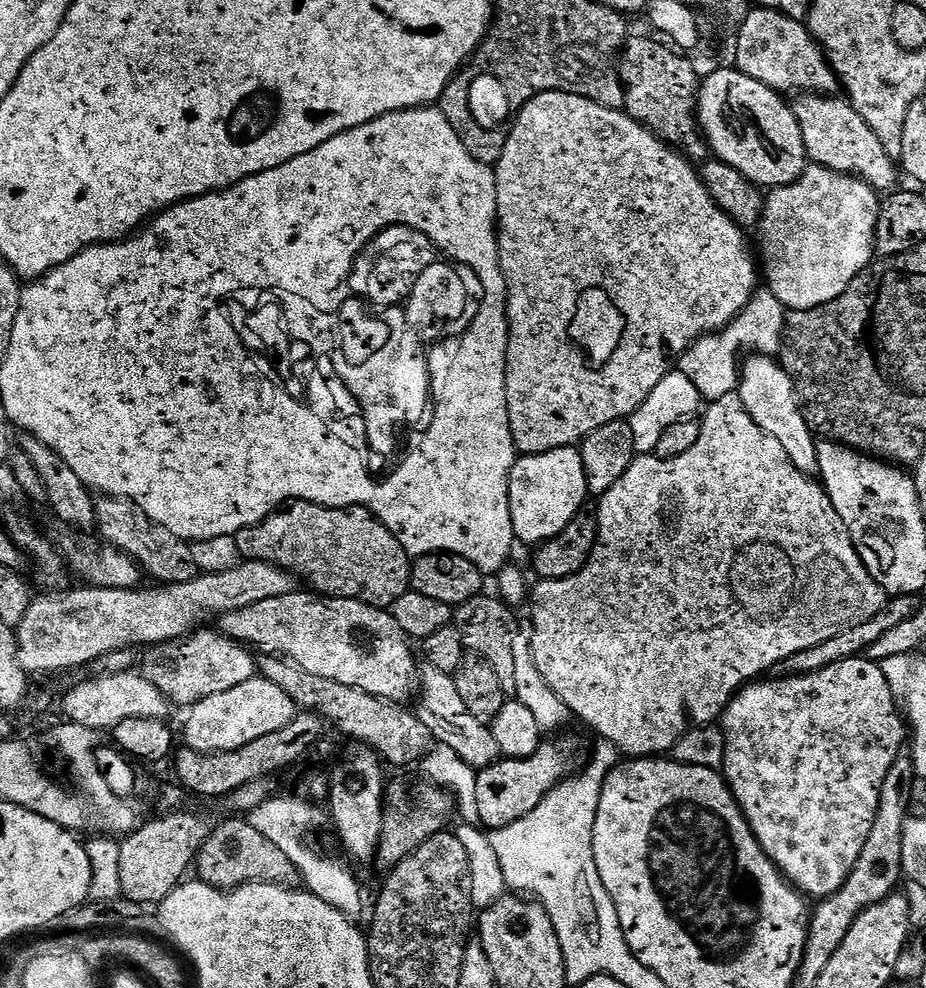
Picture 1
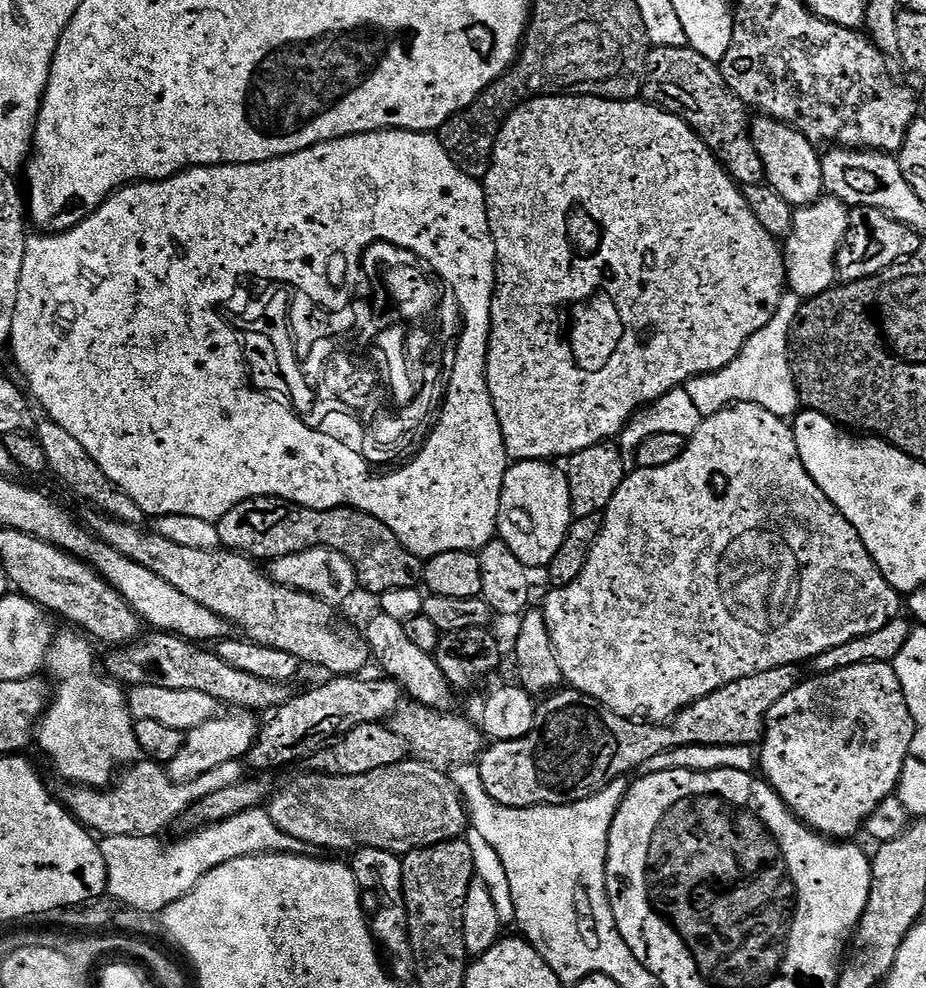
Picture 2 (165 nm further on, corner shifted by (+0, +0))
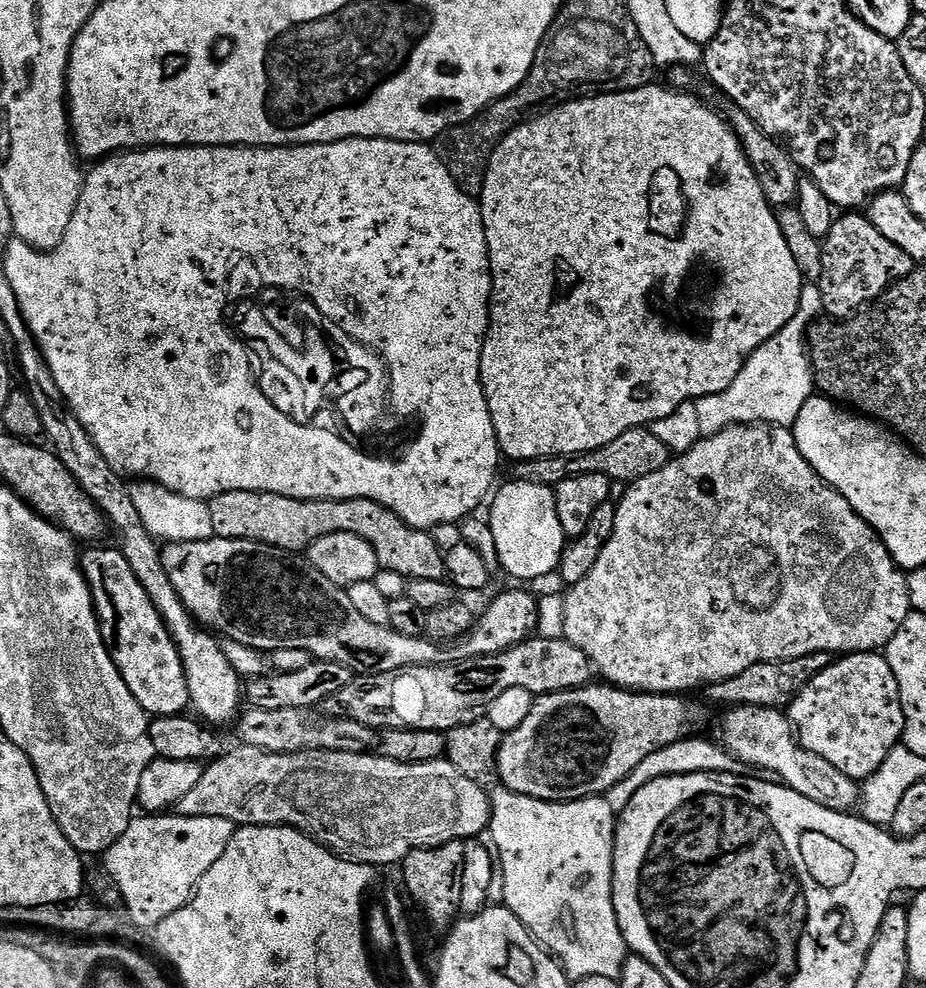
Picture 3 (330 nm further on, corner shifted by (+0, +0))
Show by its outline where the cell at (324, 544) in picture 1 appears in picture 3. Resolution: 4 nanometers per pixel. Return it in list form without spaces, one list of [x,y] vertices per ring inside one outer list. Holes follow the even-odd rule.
[[[234,490],[210,501],[216,535],[235,540],[253,540],[303,553],[326,534],[358,534],[366,538],[380,553],[380,563],[389,572],[407,576],[409,580],[442,580],[446,576],[446,552],[431,531],[411,528],[400,515],[373,500],[299,500],[273,492]]]

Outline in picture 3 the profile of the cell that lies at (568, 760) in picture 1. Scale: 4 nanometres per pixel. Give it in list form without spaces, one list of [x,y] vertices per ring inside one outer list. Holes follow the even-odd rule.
[[[593,682],[586,688],[572,688],[568,692],[549,692],[541,695],[535,701],[532,713],[517,729],[507,733],[504,738],[504,744],[500,747],[500,759],[498,761],[498,776],[504,779],[503,787],[507,791],[518,796],[529,796],[539,800],[585,800],[587,796],[604,796],[608,794],[615,784],[620,784],[627,778],[631,772],[636,772],[644,763],[651,761],[656,753],[660,752],[666,746],[674,746],[687,740],[689,737],[695,737],[708,724],[707,703],[699,704],[696,700],[688,700],[684,694],[665,694],[662,692],[633,692],[626,688],[617,688],[607,682]]]

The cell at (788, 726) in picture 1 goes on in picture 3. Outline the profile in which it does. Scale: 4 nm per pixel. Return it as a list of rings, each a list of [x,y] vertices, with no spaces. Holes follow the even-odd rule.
[[[879,651],[853,652],[841,655],[826,670],[822,670],[822,674],[813,678],[806,690],[802,690],[802,694],[790,705],[790,715],[805,748],[838,766],[850,779],[864,782],[879,771],[888,755],[903,741],[908,726],[904,704],[906,708],[900,680],[887,655]]]

